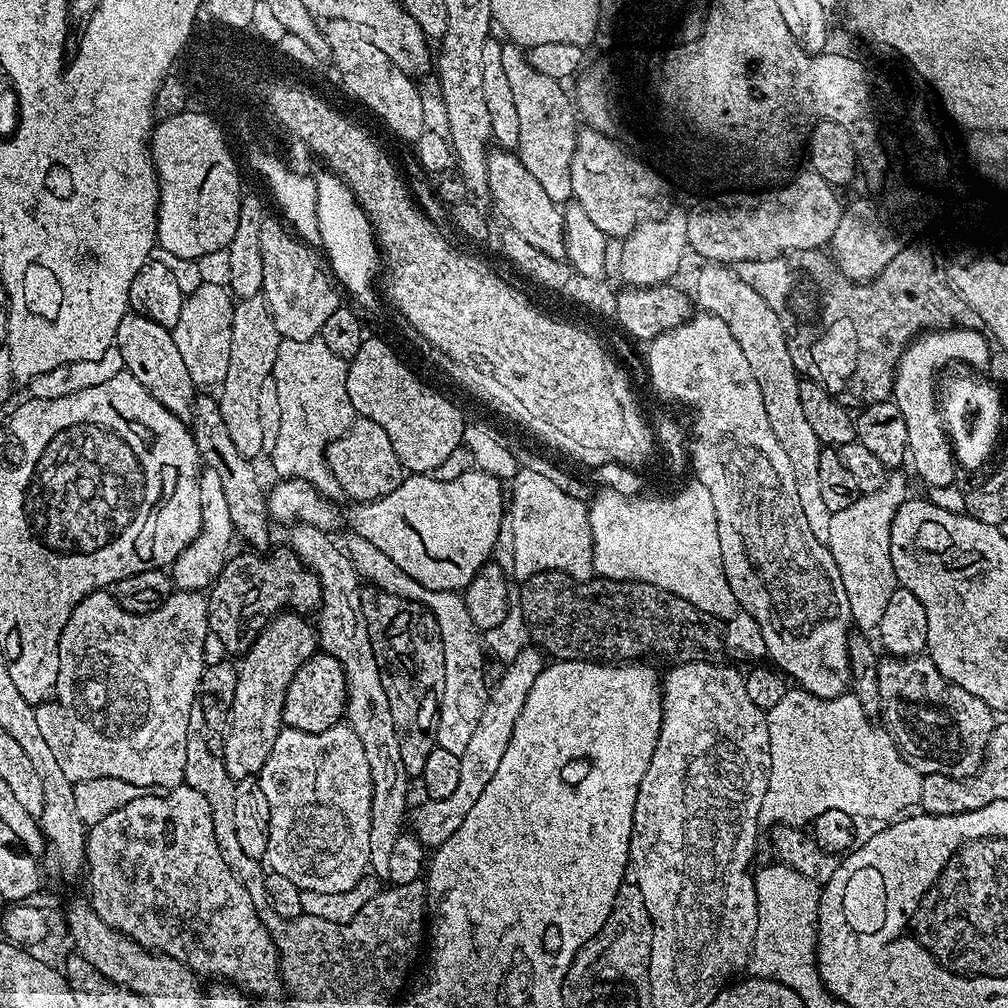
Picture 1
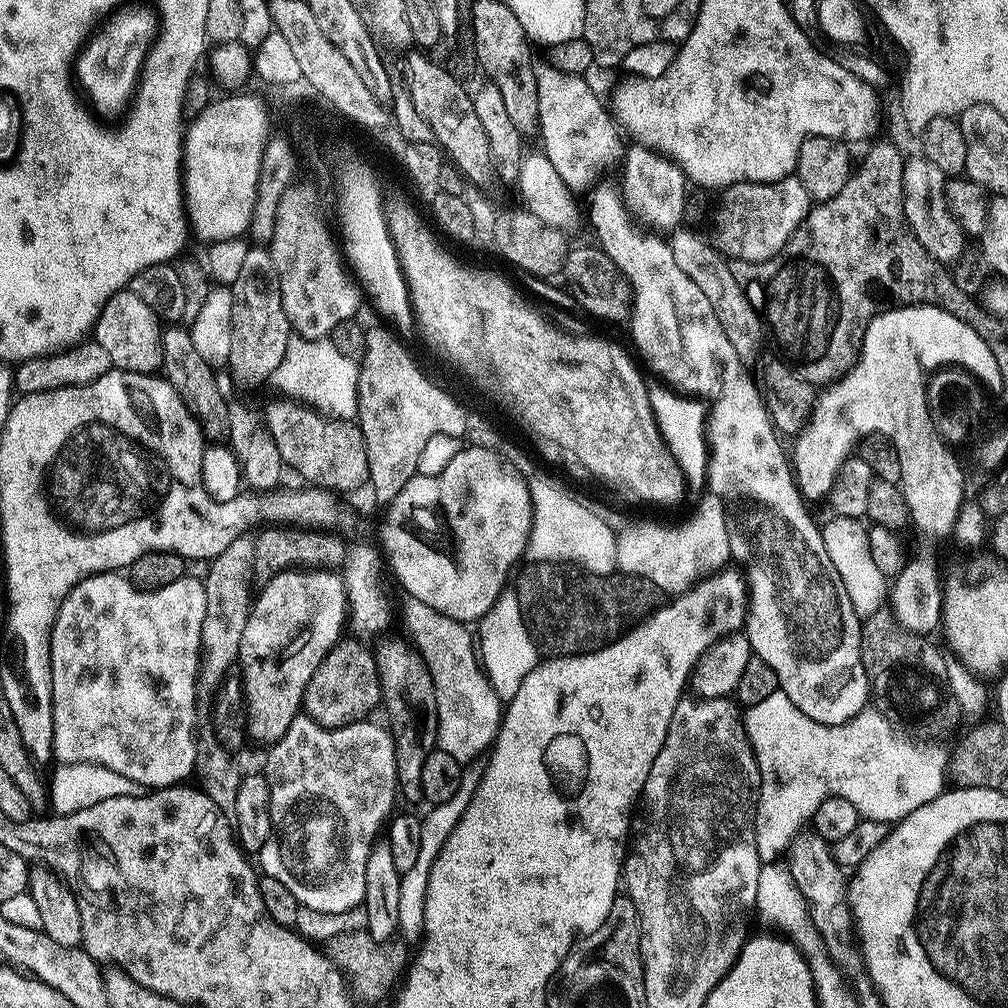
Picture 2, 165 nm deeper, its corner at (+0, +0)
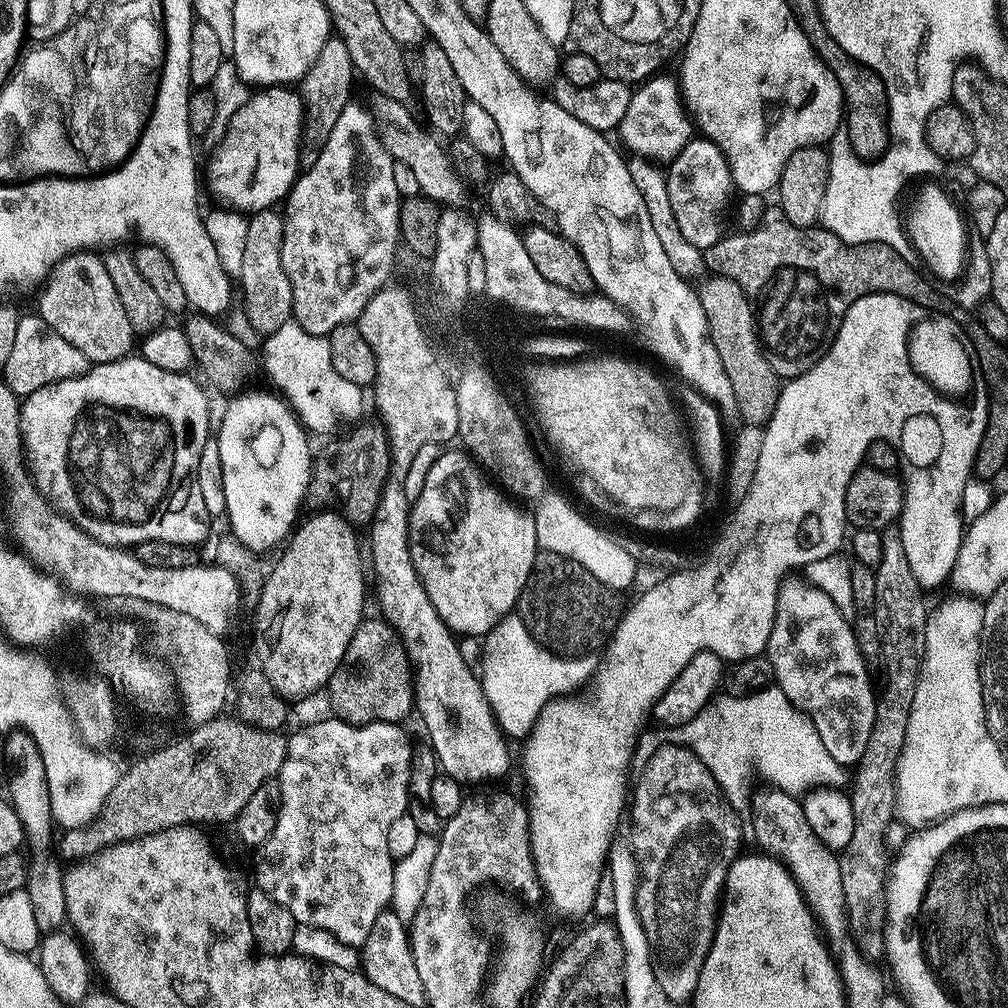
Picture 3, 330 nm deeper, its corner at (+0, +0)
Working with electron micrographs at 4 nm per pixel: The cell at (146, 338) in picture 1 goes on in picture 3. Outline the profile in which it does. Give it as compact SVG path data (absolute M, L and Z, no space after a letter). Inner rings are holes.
M92 250L76 252L56 265L51 279L43 285L38 314L55 332L62 334L70 346L78 346L89 362L109 364L125 359L133 351L134 321L122 306L103 259L96 255Z

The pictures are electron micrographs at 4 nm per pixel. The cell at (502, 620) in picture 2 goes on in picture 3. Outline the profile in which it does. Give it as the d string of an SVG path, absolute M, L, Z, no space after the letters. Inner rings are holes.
M519 614L503 616L482 640L482 651L478 661L480 685L488 699L496 723L505 737L527 737L538 713L549 700L559 697L556 688L560 684L576 684L580 676L588 672L588 664L569 664L563 656L556 656L539 644L526 630Z

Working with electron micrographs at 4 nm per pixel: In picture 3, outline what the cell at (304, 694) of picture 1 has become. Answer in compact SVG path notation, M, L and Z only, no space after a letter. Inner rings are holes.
M361 619L354 630L354 638L350 638L350 646L346 646L346 654L342 654L342 662L326 685L328 700L332 703L331 715L337 720L345 720L348 724L400 724L407 718L408 711L411 713L414 708L412 668L400 636L387 620L375 619Z

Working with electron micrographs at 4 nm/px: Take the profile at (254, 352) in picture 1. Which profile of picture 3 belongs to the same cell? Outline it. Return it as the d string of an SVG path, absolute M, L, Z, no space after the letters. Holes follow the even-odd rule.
M265 210L251 213L248 229L246 230L246 250L242 257L242 274L238 277L238 292L244 295L244 316L248 324L256 332L261 332L261 337L267 338L278 331L287 320L293 319L292 291L290 278L286 278L286 270L282 270L280 247L284 233L284 217L279 211Z

